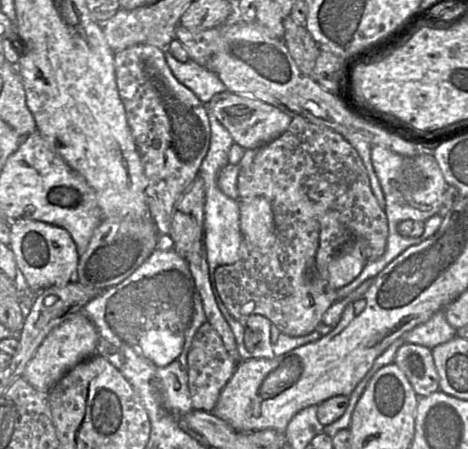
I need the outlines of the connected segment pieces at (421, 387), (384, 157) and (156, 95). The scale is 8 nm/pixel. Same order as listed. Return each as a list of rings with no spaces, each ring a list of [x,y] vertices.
[[[405,343],[397,350],[393,363],[405,374],[419,398],[439,390],[439,375],[431,349]]]
[[[377,145],[372,147],[371,161],[385,197],[384,212],[387,217],[388,228],[394,229],[393,234],[400,235],[397,231],[397,225],[403,220],[425,222],[428,218],[439,214],[443,210],[443,199],[448,185],[435,157],[430,151],[420,148],[420,153],[417,155],[403,156]]]
[[[136,44],[122,51],[114,53],[114,62],[119,96],[123,102],[128,125],[131,130],[137,151],[139,153],[144,169],[144,174],[146,177],[145,195],[148,208],[159,235],[161,237],[167,237],[168,242],[168,234],[171,227],[172,213],[174,211],[175,205],[177,204],[185,190],[189,187],[189,185],[198,175],[200,165],[207,154],[210,144],[210,125],[206,112],[206,106],[197,98],[197,96],[190,89],[181,84],[173,75],[165,59],[165,50],[168,49],[161,49],[156,46],[147,44]]]

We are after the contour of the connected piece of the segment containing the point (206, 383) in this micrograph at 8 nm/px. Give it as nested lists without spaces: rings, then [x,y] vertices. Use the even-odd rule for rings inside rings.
[[[204,323],[197,330],[188,353],[188,387],[193,410],[212,412],[236,367],[236,361],[226,350],[216,330],[209,323]]]

